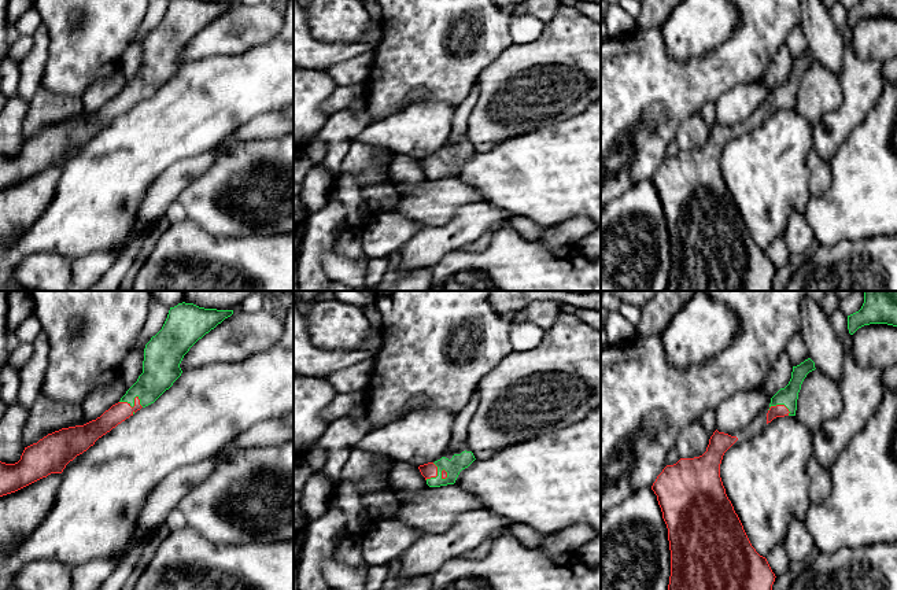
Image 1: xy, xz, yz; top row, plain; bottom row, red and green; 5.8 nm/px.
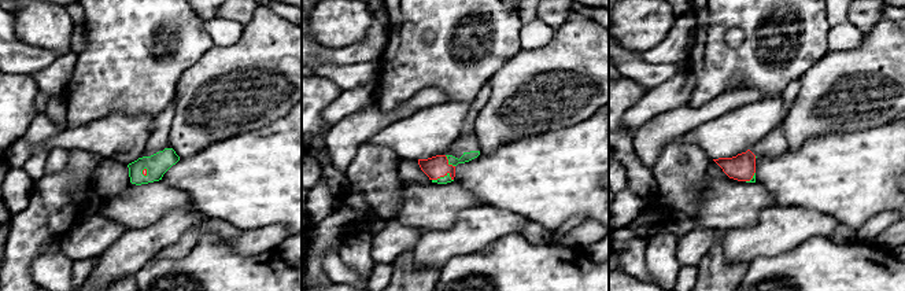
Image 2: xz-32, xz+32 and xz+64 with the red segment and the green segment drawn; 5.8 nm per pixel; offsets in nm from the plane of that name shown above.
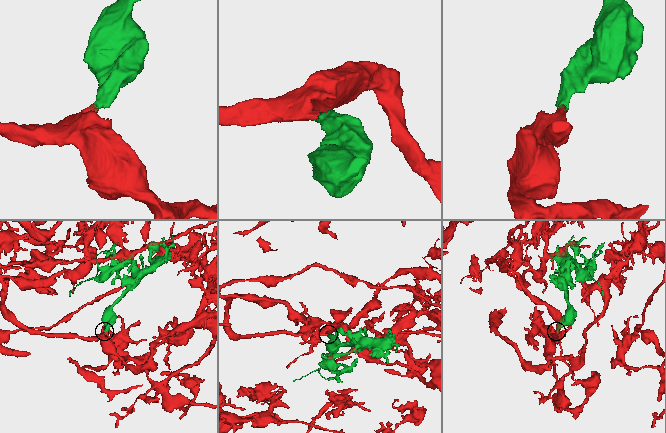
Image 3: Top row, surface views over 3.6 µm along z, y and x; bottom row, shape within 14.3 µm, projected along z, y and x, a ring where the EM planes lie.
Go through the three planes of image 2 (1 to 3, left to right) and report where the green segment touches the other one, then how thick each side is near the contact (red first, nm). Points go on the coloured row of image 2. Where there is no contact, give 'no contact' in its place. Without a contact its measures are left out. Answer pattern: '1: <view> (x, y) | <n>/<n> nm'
1: xz-32 (146, 172) | 30/140 nm
2: xz+32 (442, 176) | 130/50 nm
3: xz+64 (752, 177) | 160/30 nm

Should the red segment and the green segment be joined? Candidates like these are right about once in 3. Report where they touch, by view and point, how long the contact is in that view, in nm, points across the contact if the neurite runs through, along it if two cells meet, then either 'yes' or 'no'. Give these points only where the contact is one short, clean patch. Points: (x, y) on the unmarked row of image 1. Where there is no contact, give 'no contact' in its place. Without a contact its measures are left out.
contact xy (135, 95); length 150 nm; way xy (120, 104), (135, 95), (161, 62); yes

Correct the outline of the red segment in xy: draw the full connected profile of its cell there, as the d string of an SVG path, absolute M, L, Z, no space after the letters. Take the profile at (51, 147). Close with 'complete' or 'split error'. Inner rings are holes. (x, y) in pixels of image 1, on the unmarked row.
M170 0L162 22L145 37L143 66L121 93L96 113L84 118L62 121L48 126L37 136L25 140L18 155L5 156L0 154L0 189L15 185L51 166L62 166L70 154L93 139L99 130L133 108L141 100L154 96L181 69L182 63L180 56L189 41L232 7L233 3Z | split error

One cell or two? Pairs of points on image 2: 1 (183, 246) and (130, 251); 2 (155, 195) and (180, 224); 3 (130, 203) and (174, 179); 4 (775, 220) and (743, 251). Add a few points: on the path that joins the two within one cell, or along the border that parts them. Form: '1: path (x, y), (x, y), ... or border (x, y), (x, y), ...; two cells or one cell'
1: border (188, 229), (176, 242), (165, 246), (154, 255); two cells
2: border (195, 209), (170, 209), (152, 224), (141, 228); two cells
3: border (161, 180), (181, 188), (192, 202); two cells
4: path (767, 228), (752, 243); one cell

